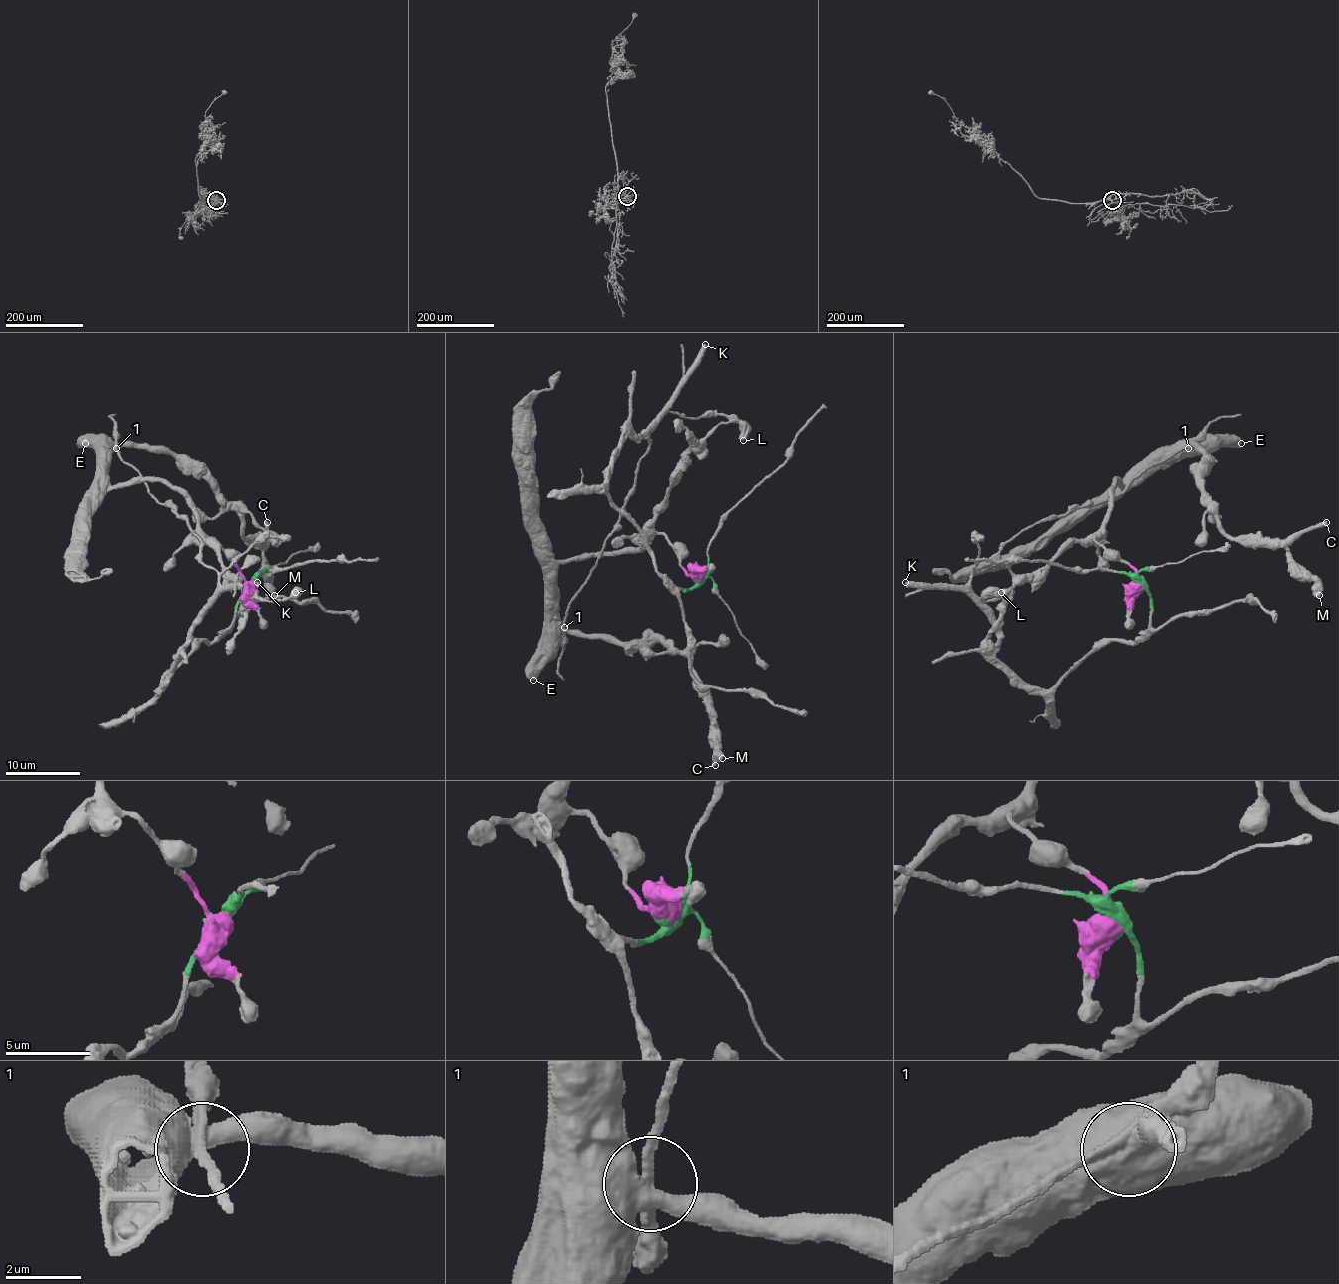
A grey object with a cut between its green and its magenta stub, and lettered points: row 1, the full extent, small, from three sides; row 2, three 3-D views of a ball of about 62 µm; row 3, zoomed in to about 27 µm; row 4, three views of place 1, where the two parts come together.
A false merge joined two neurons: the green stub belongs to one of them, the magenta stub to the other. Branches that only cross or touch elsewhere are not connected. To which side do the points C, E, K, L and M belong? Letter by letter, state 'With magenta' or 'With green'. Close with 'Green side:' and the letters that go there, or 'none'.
C: With magenta
E: With magenta
K: With green
L: With magenta
M: With magenta
Green side: K

